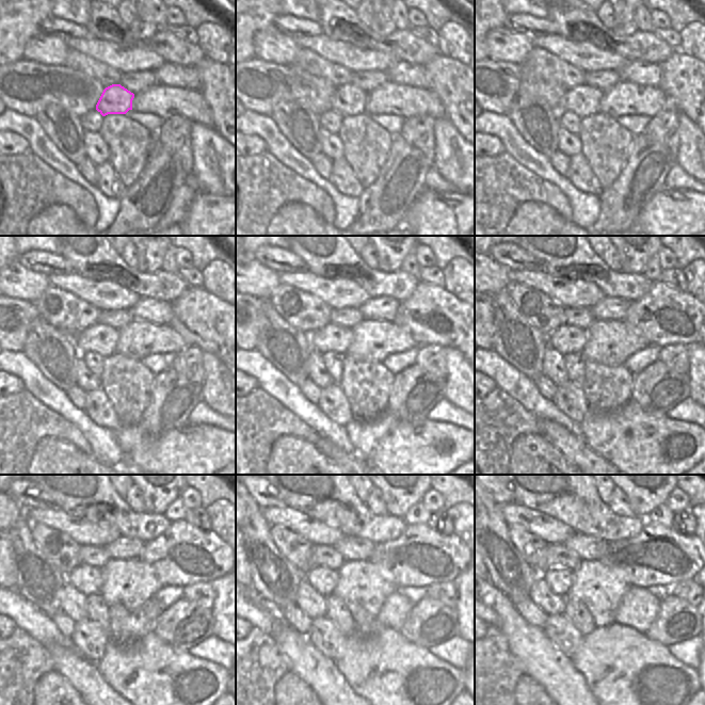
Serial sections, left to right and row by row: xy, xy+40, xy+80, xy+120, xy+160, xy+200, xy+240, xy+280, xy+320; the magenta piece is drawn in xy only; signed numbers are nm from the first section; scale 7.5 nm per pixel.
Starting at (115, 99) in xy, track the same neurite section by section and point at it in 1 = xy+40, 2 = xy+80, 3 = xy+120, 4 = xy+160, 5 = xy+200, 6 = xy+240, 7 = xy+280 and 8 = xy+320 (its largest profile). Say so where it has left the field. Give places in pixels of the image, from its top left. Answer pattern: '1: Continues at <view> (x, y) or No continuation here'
1: Continues at xy+40 (349, 100)
2: Continues at xy+80 (583, 100)
3: Continues at xy+120 (102, 339)
4: Continues at xy+160 (332, 337)
5: Continues at xy+200 (565, 339)
6: Continues at xy+240 (87, 579)
7: Continues at xy+280 (322, 579)
8: Continues at xy+320 (560, 580)

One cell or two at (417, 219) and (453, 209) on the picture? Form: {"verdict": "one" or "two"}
{"verdict": "one"}

